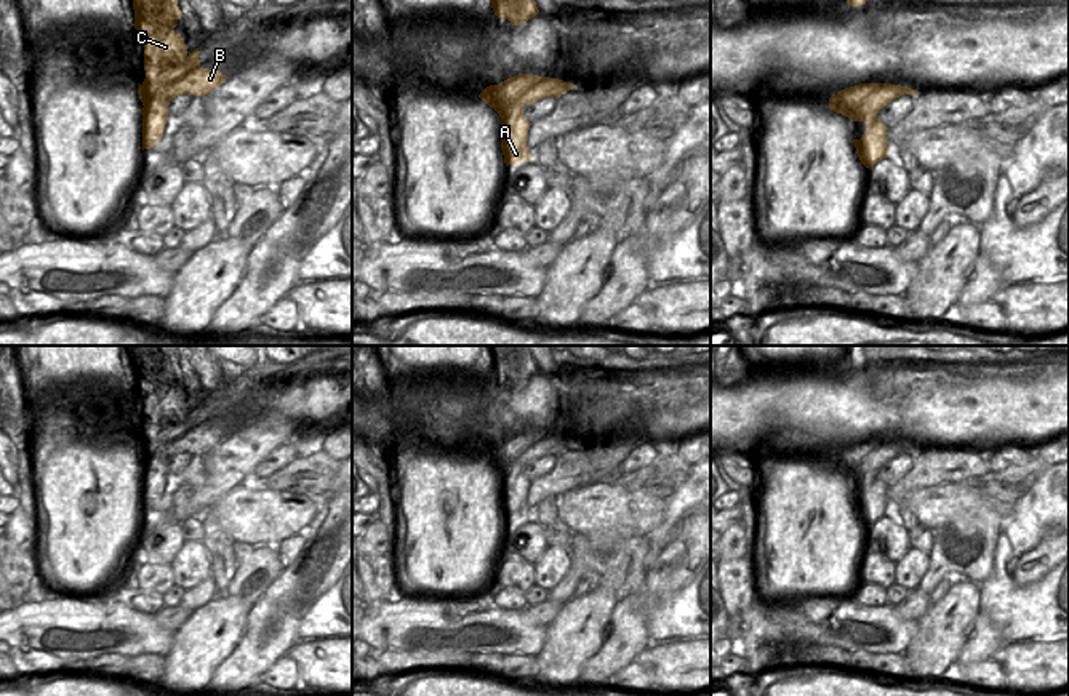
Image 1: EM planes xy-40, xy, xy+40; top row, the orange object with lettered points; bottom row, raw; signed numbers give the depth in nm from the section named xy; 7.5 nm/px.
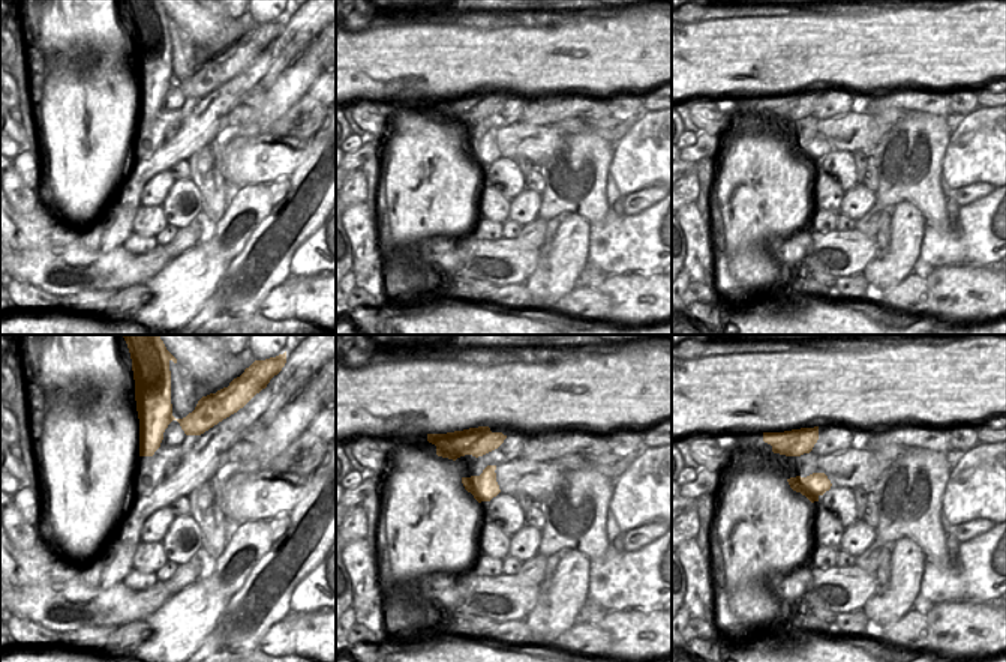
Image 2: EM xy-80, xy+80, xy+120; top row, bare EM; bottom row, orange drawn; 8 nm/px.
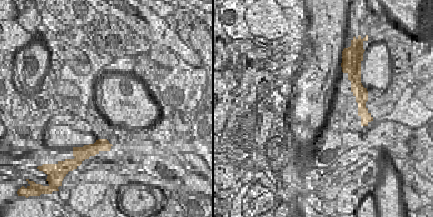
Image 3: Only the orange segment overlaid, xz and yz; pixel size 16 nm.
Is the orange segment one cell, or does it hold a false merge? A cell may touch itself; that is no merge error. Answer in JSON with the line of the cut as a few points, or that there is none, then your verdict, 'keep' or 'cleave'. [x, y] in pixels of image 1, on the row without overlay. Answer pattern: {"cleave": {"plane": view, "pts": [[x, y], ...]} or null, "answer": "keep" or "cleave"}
{"cleave": {"plane": "xy-40", "pts": [[199, 424], [175, 439], [159, 440], [156, 456]]}, "answer": "cleave"}

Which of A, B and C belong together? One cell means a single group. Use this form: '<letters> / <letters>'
A C / B

